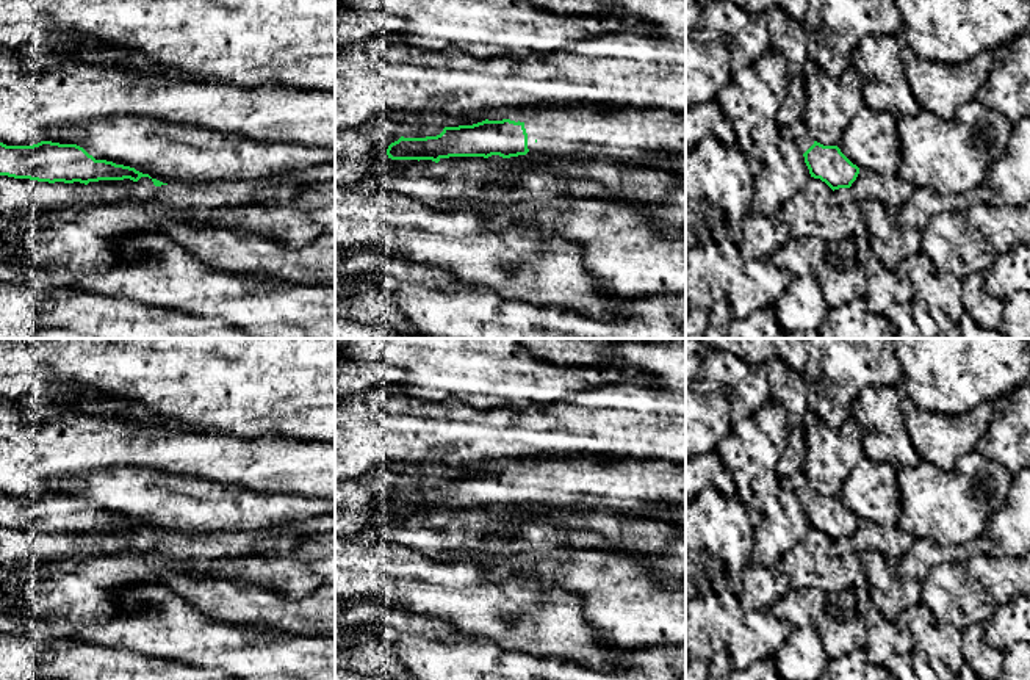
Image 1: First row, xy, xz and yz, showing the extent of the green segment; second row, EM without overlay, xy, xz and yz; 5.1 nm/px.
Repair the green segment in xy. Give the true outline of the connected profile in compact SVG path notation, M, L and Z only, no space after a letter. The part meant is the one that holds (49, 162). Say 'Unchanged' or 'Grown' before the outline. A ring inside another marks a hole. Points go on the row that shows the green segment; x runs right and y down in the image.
Unchanged. M41 141L33 146L6 146L0 143L0 175L38 182L80 182L88 185L99 180L138 182L149 177L135 168L95 160L77 144Z

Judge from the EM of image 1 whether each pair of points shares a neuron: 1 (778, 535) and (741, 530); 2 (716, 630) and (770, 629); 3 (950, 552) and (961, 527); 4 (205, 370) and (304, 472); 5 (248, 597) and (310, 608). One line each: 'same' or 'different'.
1: different
2: same
3: different
4: different
5: same

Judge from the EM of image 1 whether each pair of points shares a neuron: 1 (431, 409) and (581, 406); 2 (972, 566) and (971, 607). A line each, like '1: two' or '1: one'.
1: one
2: two

